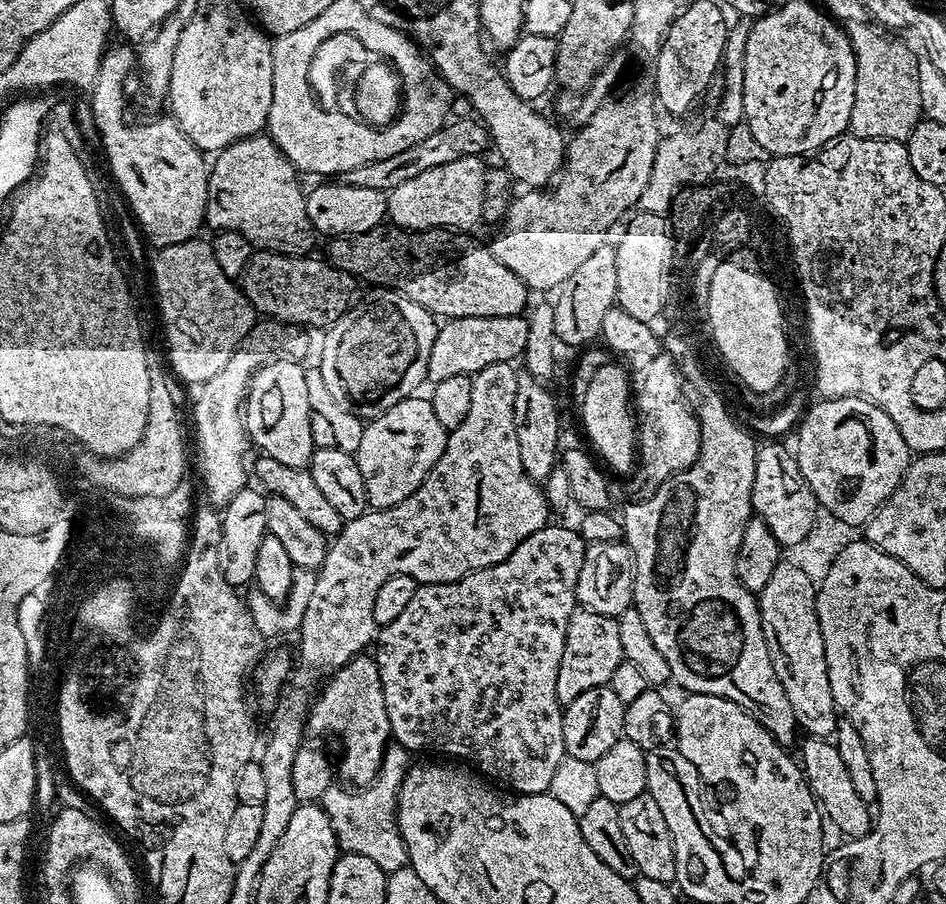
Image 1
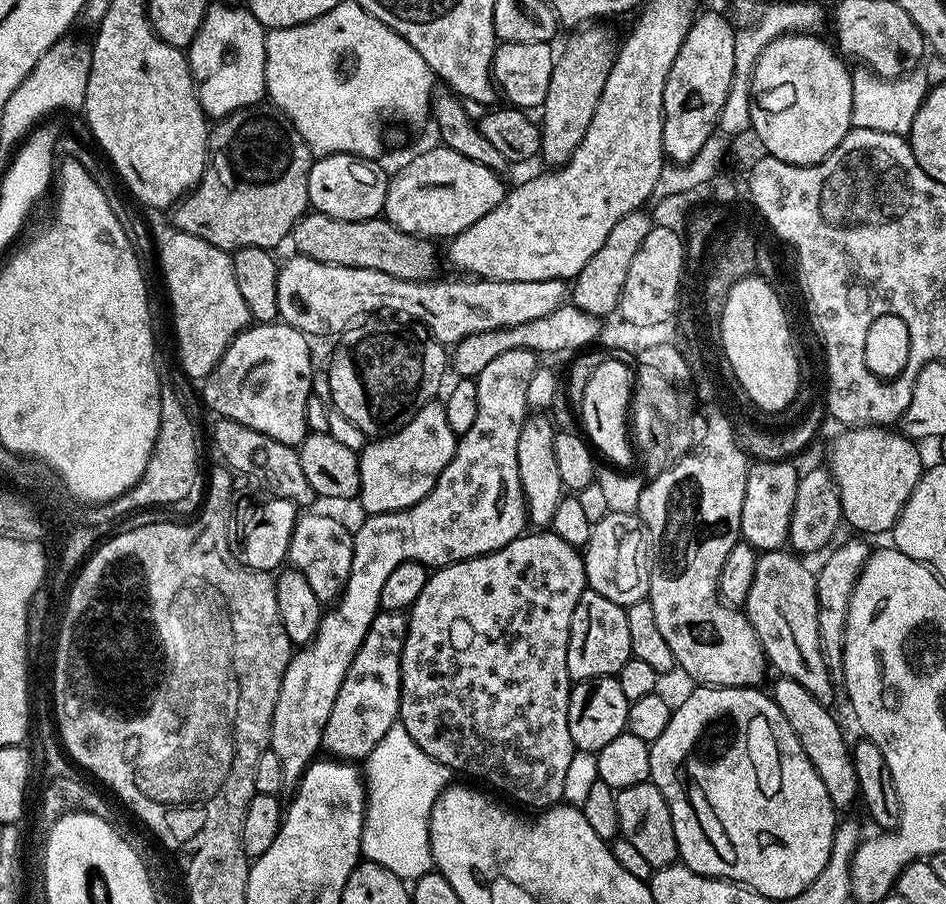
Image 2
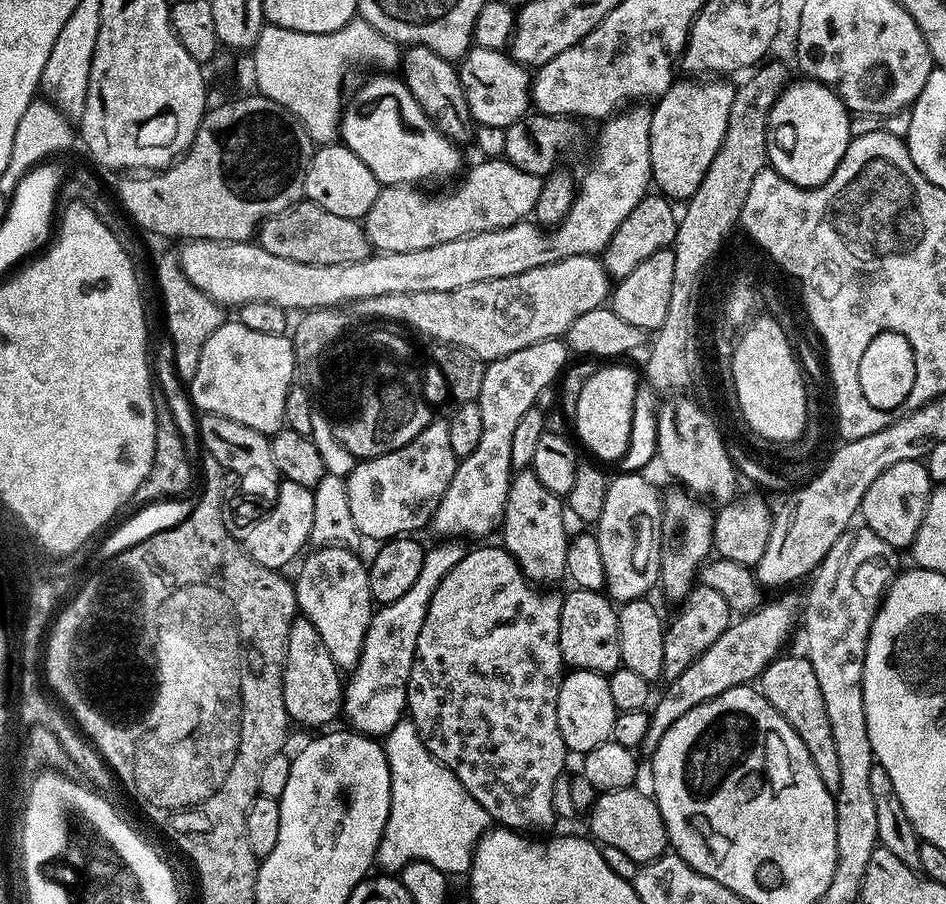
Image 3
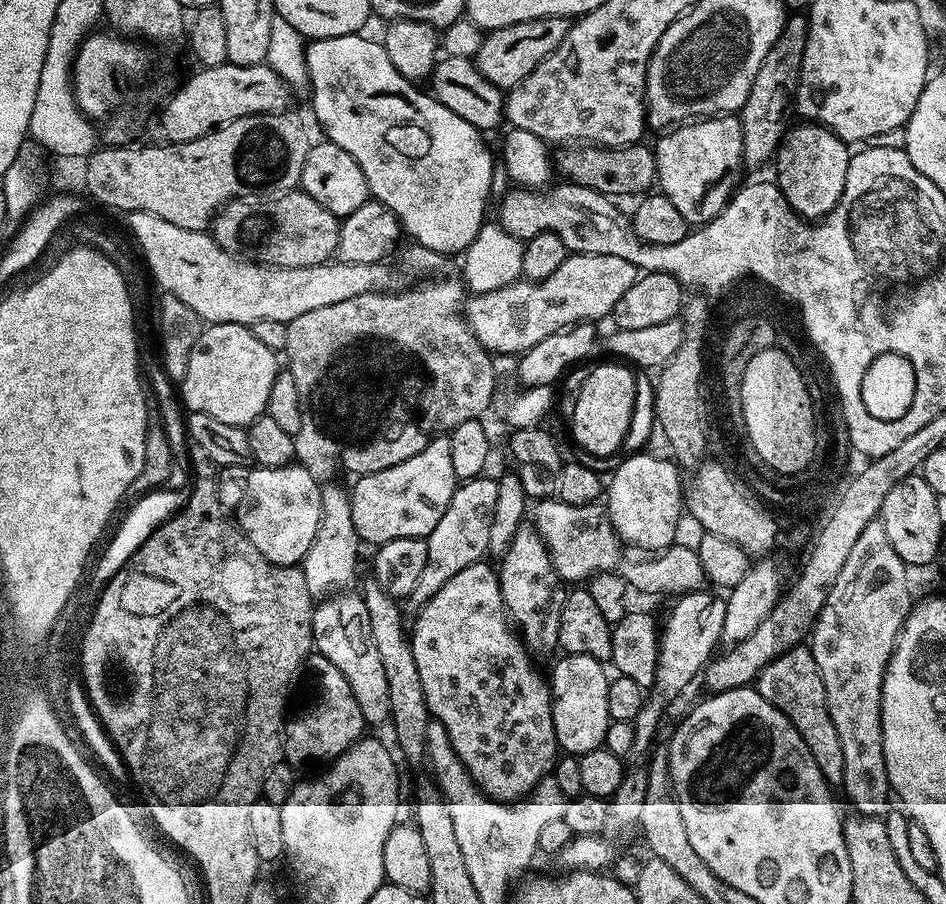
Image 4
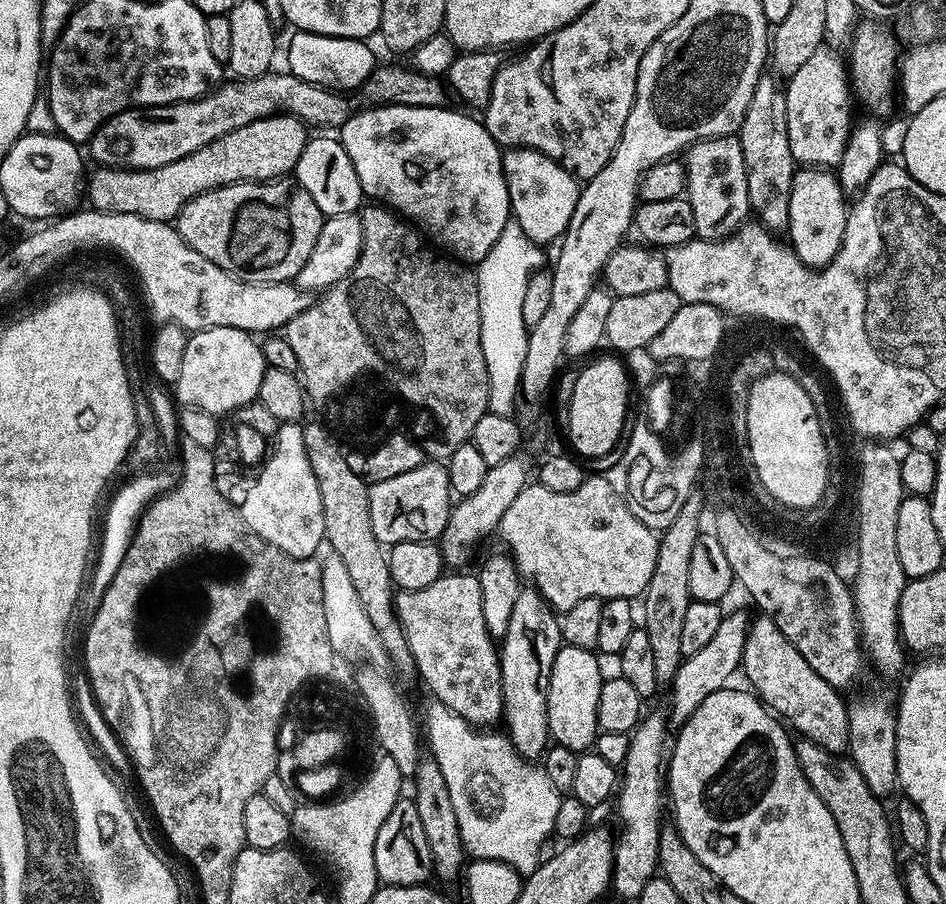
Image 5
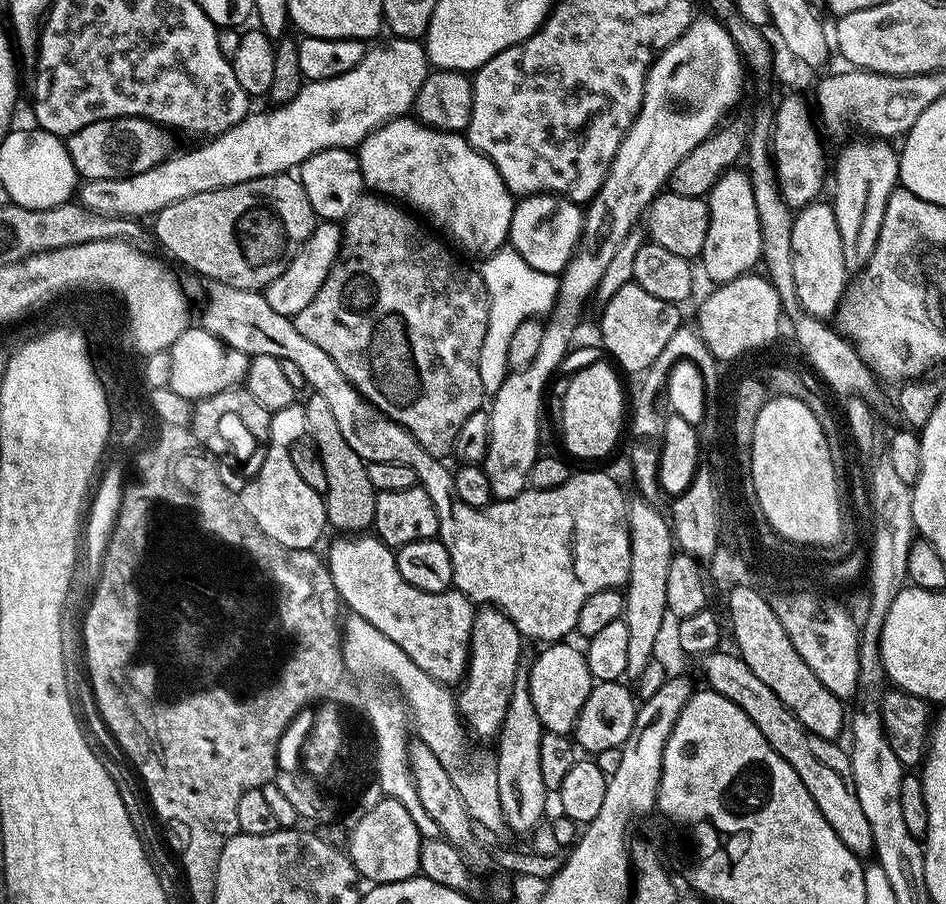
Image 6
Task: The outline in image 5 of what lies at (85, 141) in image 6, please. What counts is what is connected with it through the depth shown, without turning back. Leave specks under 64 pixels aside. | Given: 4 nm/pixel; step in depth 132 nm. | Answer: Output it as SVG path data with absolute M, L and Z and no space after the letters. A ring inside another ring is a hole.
M269 70L266 75L249 80L229 79L229 84L221 83L197 100L153 108L125 108L92 135L86 145L87 155L92 155L101 168L150 170L166 166L166 162L178 162L178 158L186 158L186 154L230 134L230 130L267 116L297 116L313 129L336 130L353 115L352 104L343 91L311 84L287 70L276 71Z

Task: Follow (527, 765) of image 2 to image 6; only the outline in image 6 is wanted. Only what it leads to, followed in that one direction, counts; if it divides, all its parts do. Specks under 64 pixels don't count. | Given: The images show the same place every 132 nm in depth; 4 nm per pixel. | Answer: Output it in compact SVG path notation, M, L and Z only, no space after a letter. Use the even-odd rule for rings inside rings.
M344 534L336 539L340 540L329 546L326 563L341 601L347 607L349 604L355 615L366 618L366 622L382 630L382 634L386 634L390 642L395 642L401 650L406 650L408 657L414 658L414 663L420 669L426 670L430 678L434 678L440 684L459 685L468 670L468 643L472 623L476 617L476 608L472 601L455 590L423 592L410 586L410 582L406 582L406 578L398 574L395 551L389 545L383 544L375 534Z

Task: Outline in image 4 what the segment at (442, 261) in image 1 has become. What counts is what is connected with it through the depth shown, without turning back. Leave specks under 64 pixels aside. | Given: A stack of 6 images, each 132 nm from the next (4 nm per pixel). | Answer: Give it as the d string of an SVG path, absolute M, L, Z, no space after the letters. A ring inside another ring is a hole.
M302 190L272 194L267 198L231 200L217 212L210 225L210 235L222 250L251 260L253 264L269 264L271 268L329 263L336 256L339 233L340 220Z

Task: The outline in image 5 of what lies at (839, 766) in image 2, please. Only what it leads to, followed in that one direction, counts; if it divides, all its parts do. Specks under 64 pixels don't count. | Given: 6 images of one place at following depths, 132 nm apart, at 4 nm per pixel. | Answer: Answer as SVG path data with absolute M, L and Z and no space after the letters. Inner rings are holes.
M763 614L757 615L749 623L748 637L746 638L746 646L744 647L744 663L742 665L742 676L749 680L751 691L781 721L786 722L789 729L800 731L799 735L805 740L814 742L818 746L822 746L826 750L830 750L833 754L844 754L848 751L848 704L843 700L841 693L830 686L830 682L818 678L818 674L814 674L814 670L810 670L806 658L802 658L802 654L798 654L798 650L794 650L794 646L784 635L782 630L778 630L778 626L774 626L774 622Z

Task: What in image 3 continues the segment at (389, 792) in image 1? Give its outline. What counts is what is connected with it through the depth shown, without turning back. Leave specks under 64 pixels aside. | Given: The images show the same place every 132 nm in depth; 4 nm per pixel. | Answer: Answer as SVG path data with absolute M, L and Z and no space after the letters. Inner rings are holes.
M410 718L398 721L383 741L390 766L390 814L386 818L384 840L376 851L376 864L385 873L399 874L409 860L429 861L447 876L467 875L480 837L492 819L486 809L474 801L457 776L426 750Z

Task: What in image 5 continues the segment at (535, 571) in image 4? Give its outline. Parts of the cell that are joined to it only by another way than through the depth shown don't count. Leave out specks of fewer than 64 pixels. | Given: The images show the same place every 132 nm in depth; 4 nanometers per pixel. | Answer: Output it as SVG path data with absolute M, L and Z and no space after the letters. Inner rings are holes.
M531 586L521 587L518 600L514 602L514 611L510 614L510 626L499 641L500 653L500 685L504 699L502 724L505 724L506 735L512 746L523 759L532 762L543 757L550 744L548 735L548 687L550 686L550 670L554 666L554 658L562 647L560 622L557 613L549 606L544 597Z

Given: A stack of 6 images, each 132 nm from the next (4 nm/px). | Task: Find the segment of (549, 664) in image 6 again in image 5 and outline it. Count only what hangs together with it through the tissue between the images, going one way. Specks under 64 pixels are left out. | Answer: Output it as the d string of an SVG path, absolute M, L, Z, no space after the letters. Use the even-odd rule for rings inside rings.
M564 644L554 658L548 687L548 735L556 744L583 754L595 745L598 731L598 694L605 677L600 676L597 653L591 648Z

